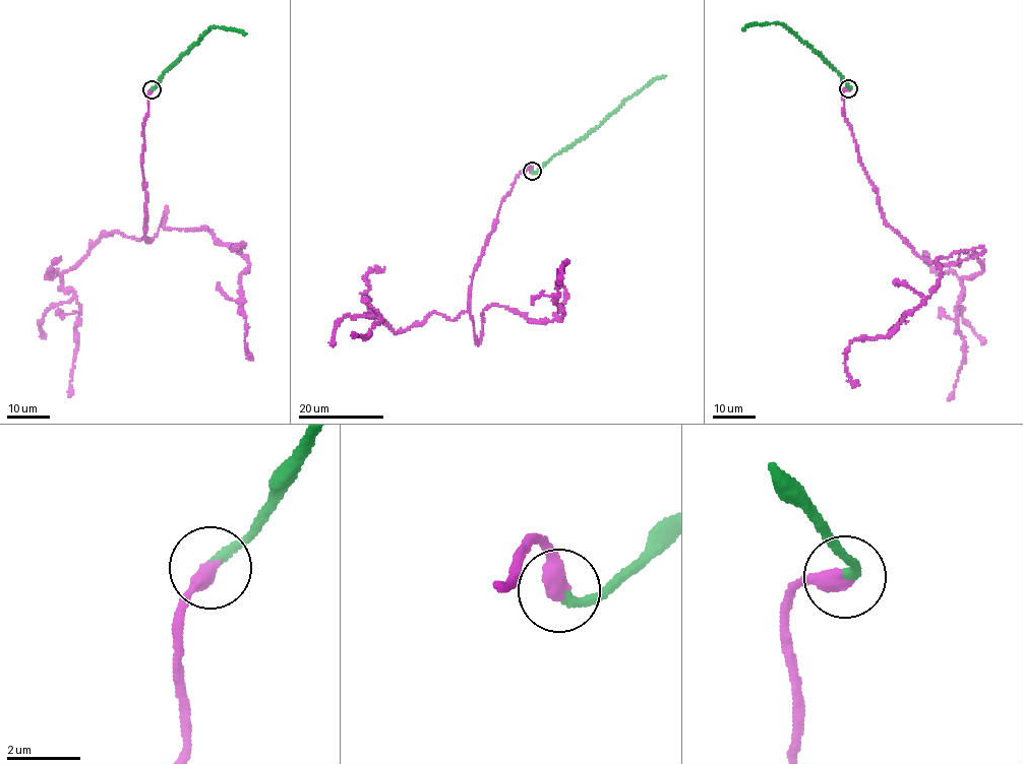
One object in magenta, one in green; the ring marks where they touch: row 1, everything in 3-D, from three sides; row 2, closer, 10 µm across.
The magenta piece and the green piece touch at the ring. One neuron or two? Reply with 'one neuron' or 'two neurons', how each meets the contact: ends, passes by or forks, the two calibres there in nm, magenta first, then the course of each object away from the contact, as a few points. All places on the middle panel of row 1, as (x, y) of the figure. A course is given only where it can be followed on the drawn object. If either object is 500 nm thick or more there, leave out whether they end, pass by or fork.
one neuron; 500 nm thick on the magenta side, 280 nm on the other; magenta runs (532, 172), (502, 200), (474, 269), (475, 339), (491, 305), (557, 319), (566, 262), (556, 282); green runs (532, 172), (537, 172), (550, 158), (581, 141), (653, 80), (665, 76)

